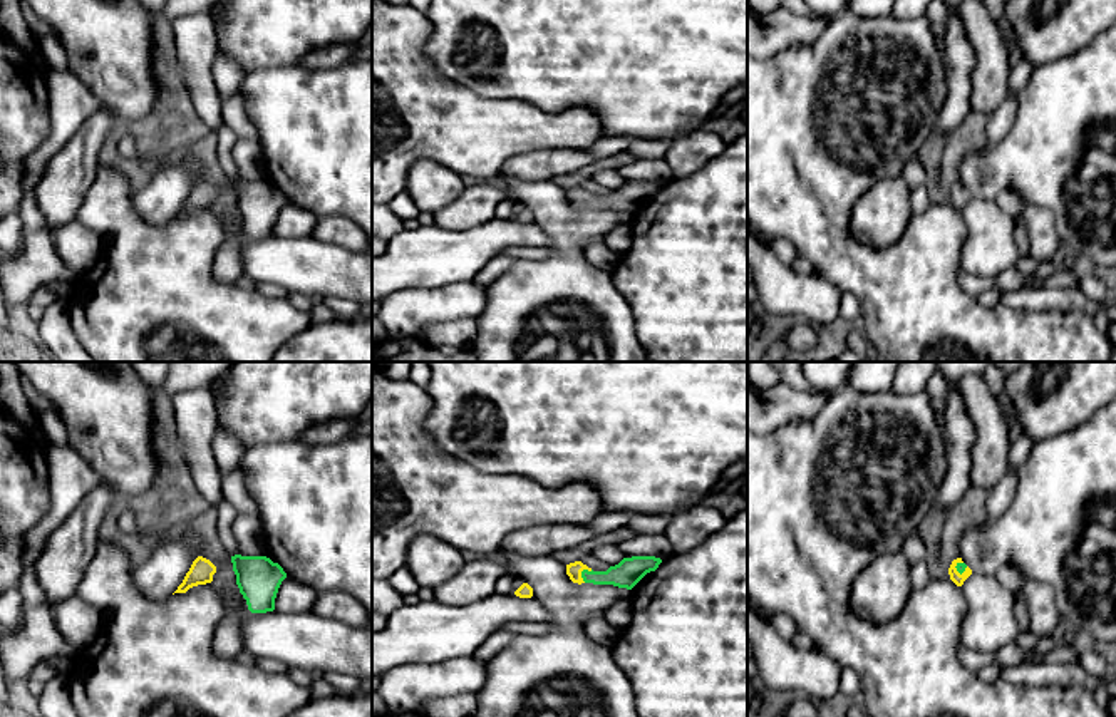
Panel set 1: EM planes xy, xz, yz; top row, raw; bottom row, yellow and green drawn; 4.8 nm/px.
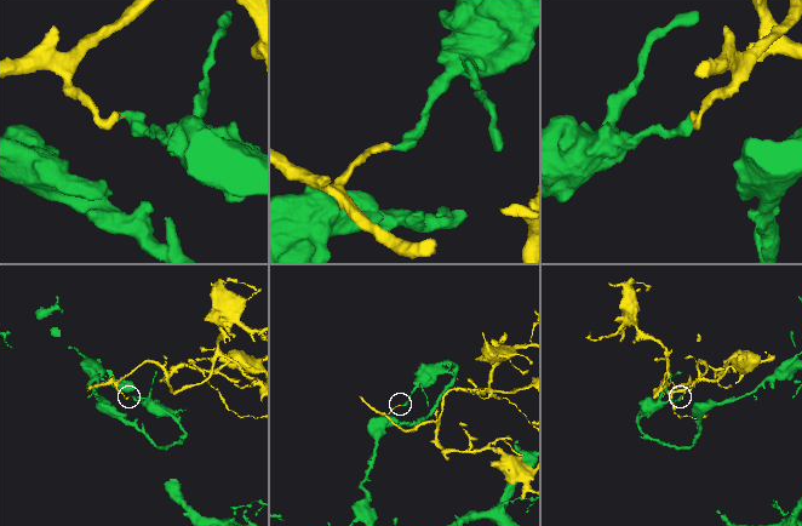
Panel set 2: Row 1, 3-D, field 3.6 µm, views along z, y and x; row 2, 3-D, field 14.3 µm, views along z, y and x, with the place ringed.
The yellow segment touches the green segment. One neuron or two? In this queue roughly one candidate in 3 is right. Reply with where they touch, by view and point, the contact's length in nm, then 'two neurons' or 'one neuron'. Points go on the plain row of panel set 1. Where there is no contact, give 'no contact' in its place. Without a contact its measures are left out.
xz (582, 195) | 80 nm | two neurons

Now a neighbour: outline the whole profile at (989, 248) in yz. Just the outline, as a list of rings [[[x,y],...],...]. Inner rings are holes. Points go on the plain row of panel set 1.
[[[972,198],[960,211],[967,236],[962,246],[964,271],[995,280],[1019,261],[1014,240],[1015,218],[1002,211],[995,201]]]

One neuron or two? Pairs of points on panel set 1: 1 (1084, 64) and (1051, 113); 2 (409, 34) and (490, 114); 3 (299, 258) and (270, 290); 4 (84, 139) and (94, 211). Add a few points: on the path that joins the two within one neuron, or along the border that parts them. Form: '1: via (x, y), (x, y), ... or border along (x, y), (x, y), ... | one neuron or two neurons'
1: via (1084, 76), (1063, 101) | one neuron
2: via (409, 64), (409, 72), (438, 101), (459, 108) | one neuron
3: border along (258, 282), (273, 282), (289, 292) | two neurons
4: border along (99, 166), (76, 218) | two neurons

